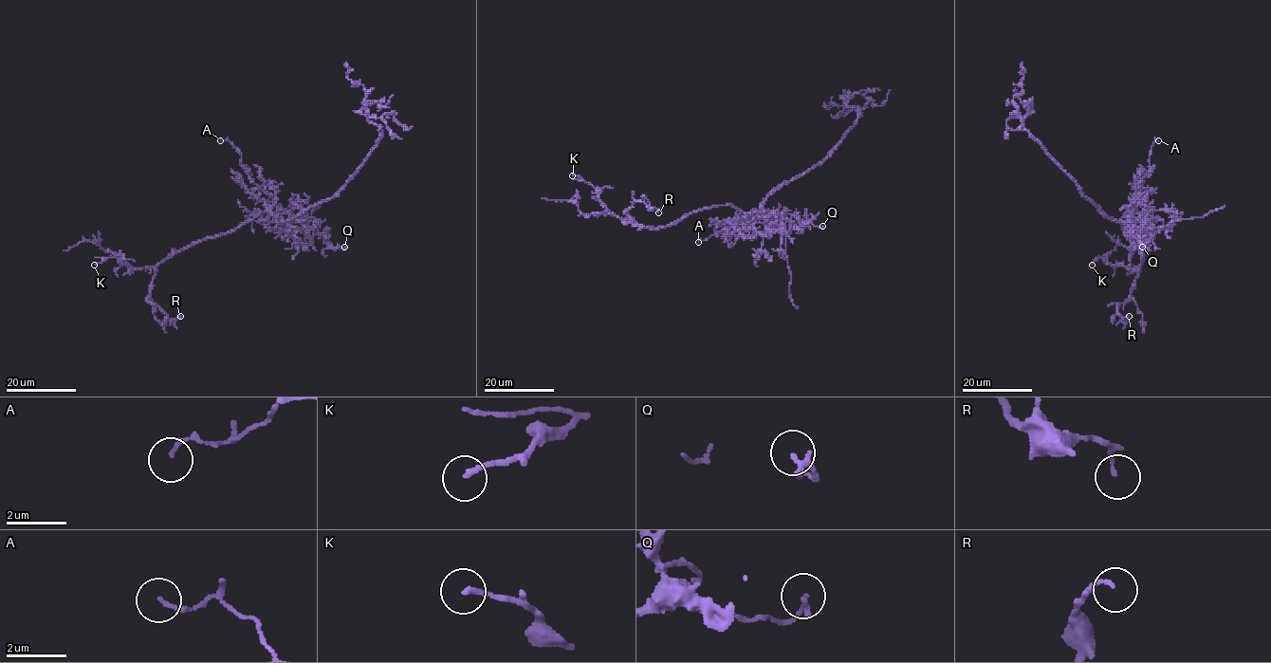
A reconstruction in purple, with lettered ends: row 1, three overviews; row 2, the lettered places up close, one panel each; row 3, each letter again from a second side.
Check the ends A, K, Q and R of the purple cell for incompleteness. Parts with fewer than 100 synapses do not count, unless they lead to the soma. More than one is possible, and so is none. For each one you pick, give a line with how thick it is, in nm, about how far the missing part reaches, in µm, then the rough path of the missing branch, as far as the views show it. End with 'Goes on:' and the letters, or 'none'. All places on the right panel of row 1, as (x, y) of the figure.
Goes on: none

